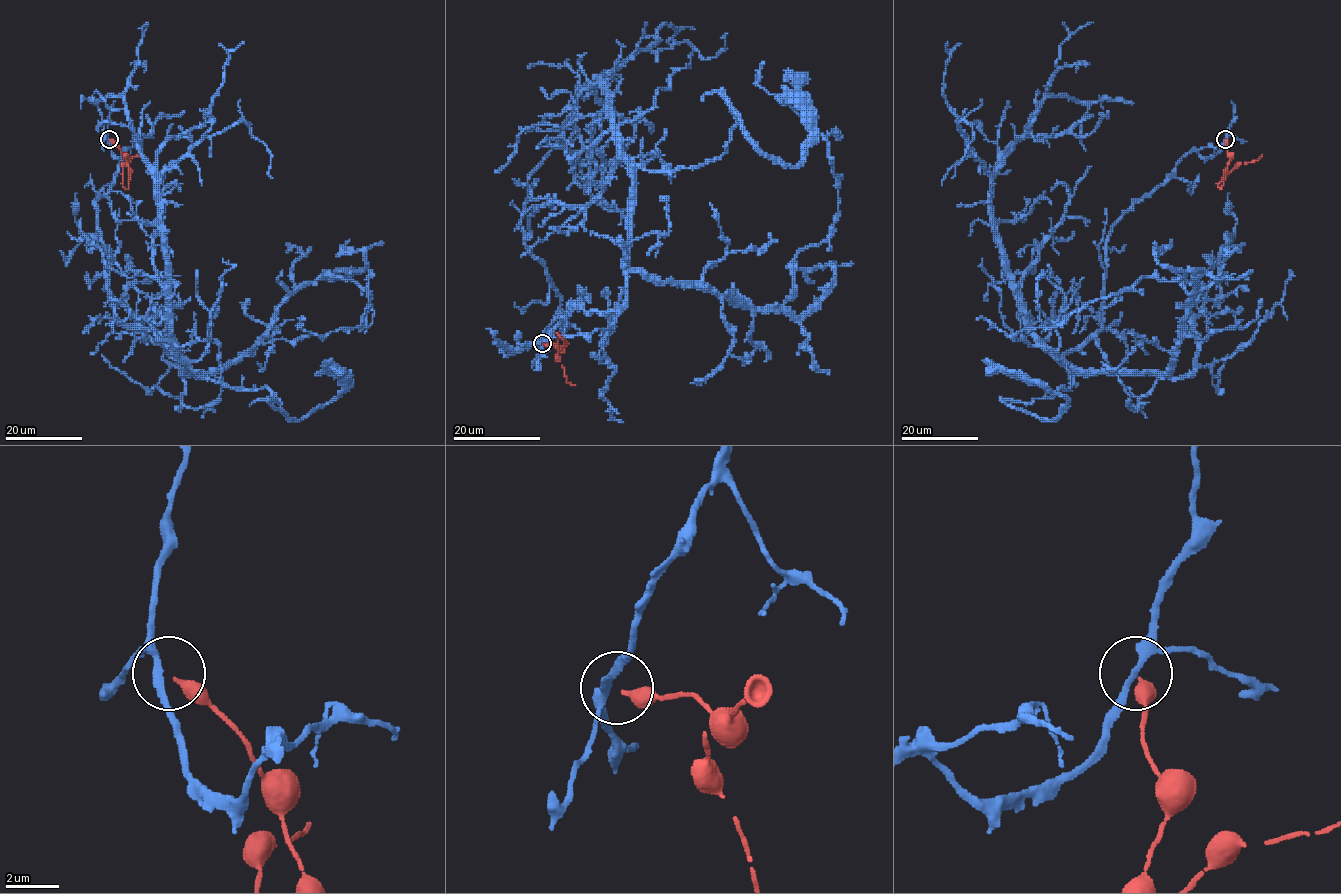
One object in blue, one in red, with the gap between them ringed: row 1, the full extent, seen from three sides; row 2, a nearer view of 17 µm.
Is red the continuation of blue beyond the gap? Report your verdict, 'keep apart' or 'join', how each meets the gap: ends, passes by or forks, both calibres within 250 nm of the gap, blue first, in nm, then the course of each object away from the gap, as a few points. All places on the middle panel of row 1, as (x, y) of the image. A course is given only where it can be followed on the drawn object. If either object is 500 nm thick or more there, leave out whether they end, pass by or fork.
keep apart | blue passes by | red ends | 260/320 nm | blue via (542, 343), (560, 295), (529, 216), (588, 205), (620, 160), (629, 267), (792, 294), (837, 180), (764, 62) | red via (543, 344), (561, 347), (565, 342), (557, 337), (557, 357), (567, 382), (576, 385)

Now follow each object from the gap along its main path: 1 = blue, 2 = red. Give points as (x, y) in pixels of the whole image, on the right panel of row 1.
1: (1225, 139), (1113, 226), (1103, 328), (1063, 357), (1170, 370), (1189, 272), (1045, 328), (976, 319)
2: (1226, 140), (1229, 161), (1220, 189), (1219, 183), (1237, 167), (1262, 155)

